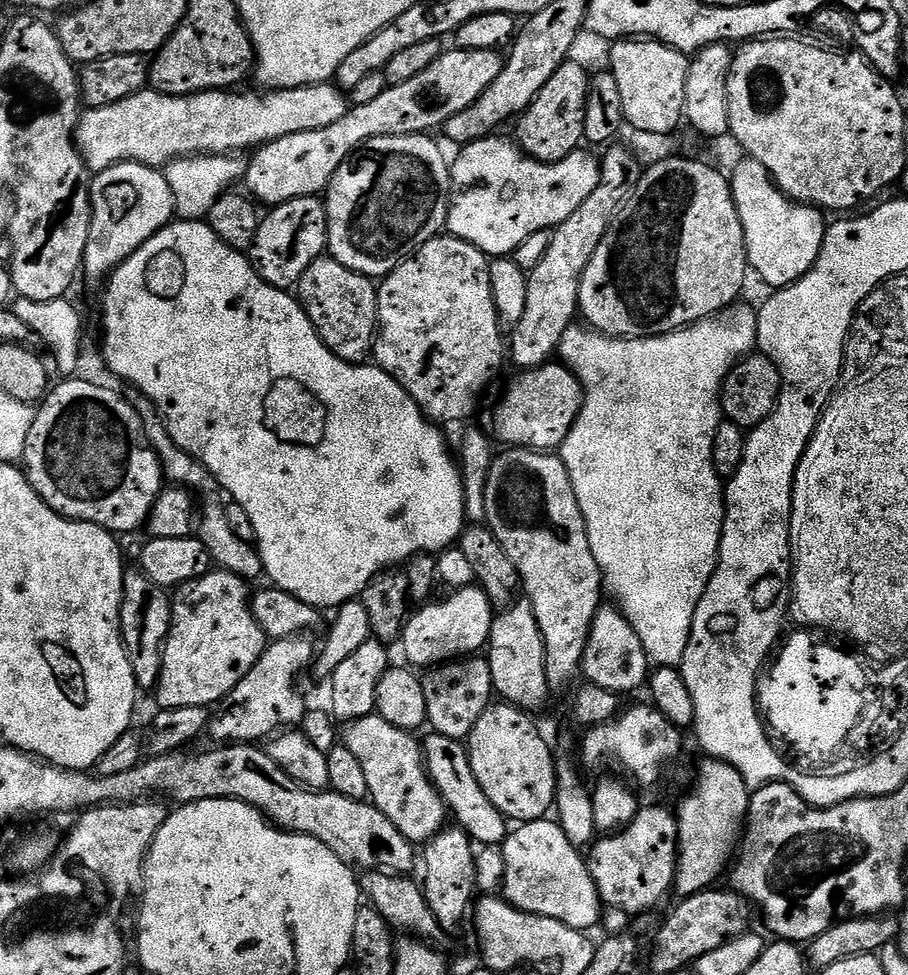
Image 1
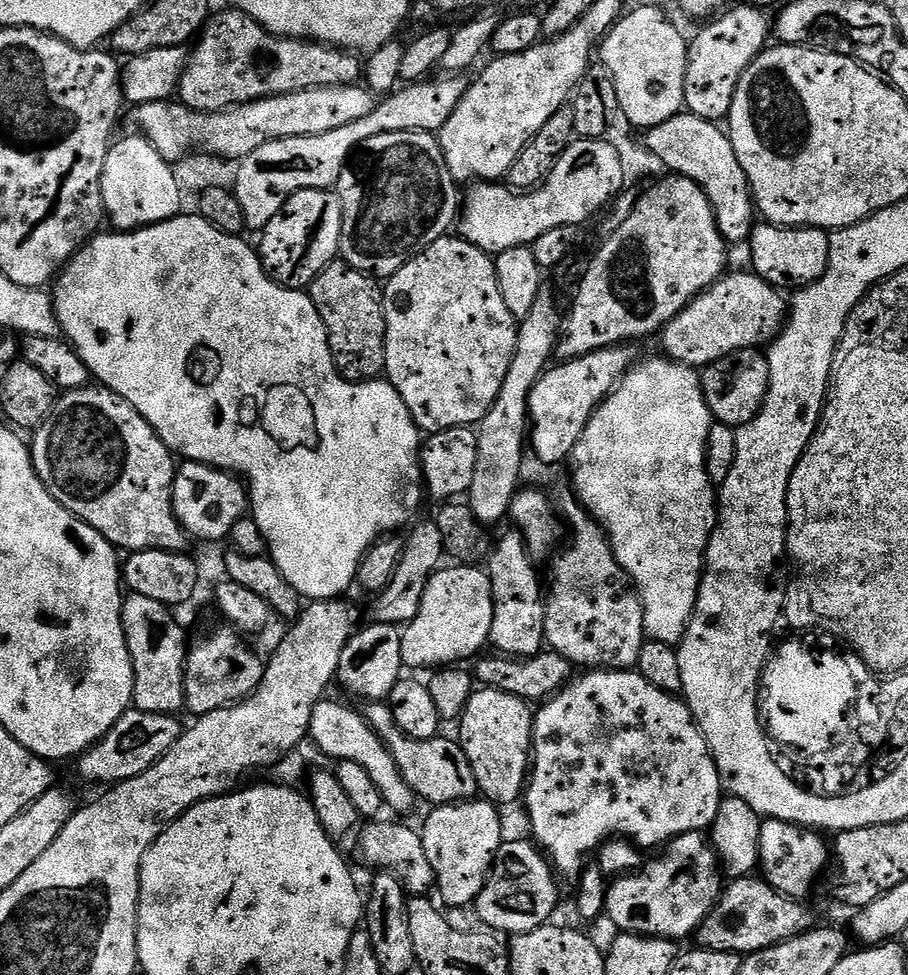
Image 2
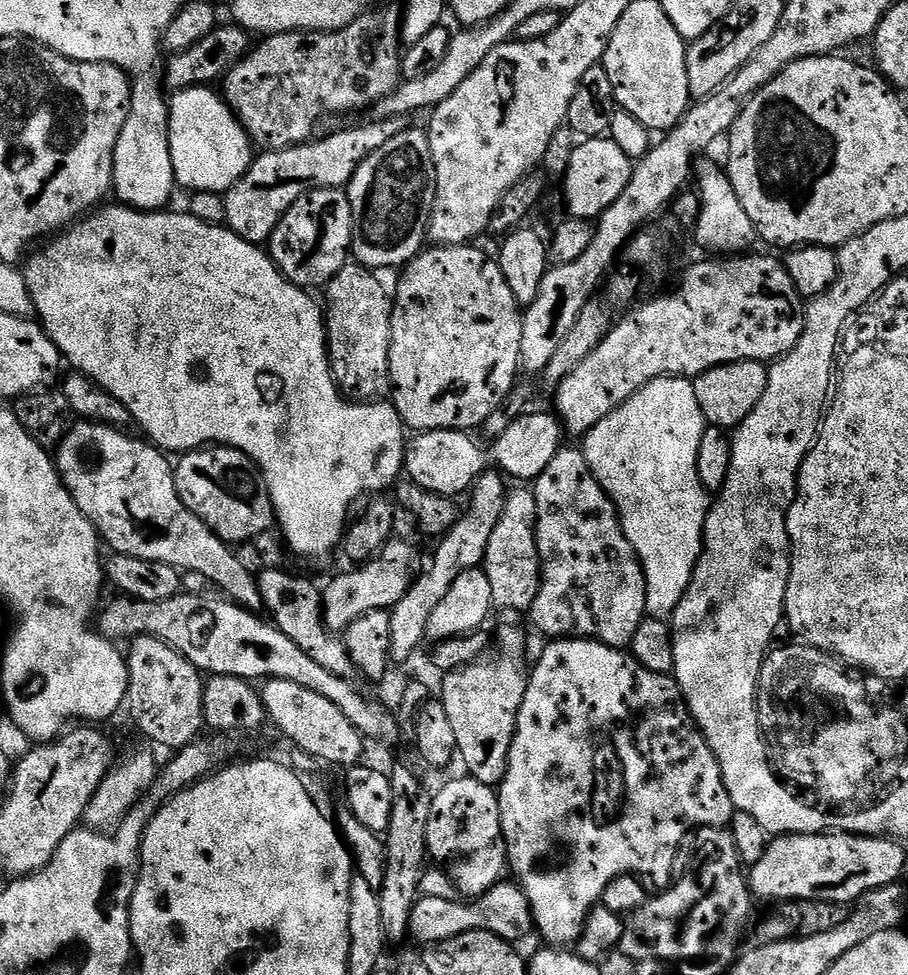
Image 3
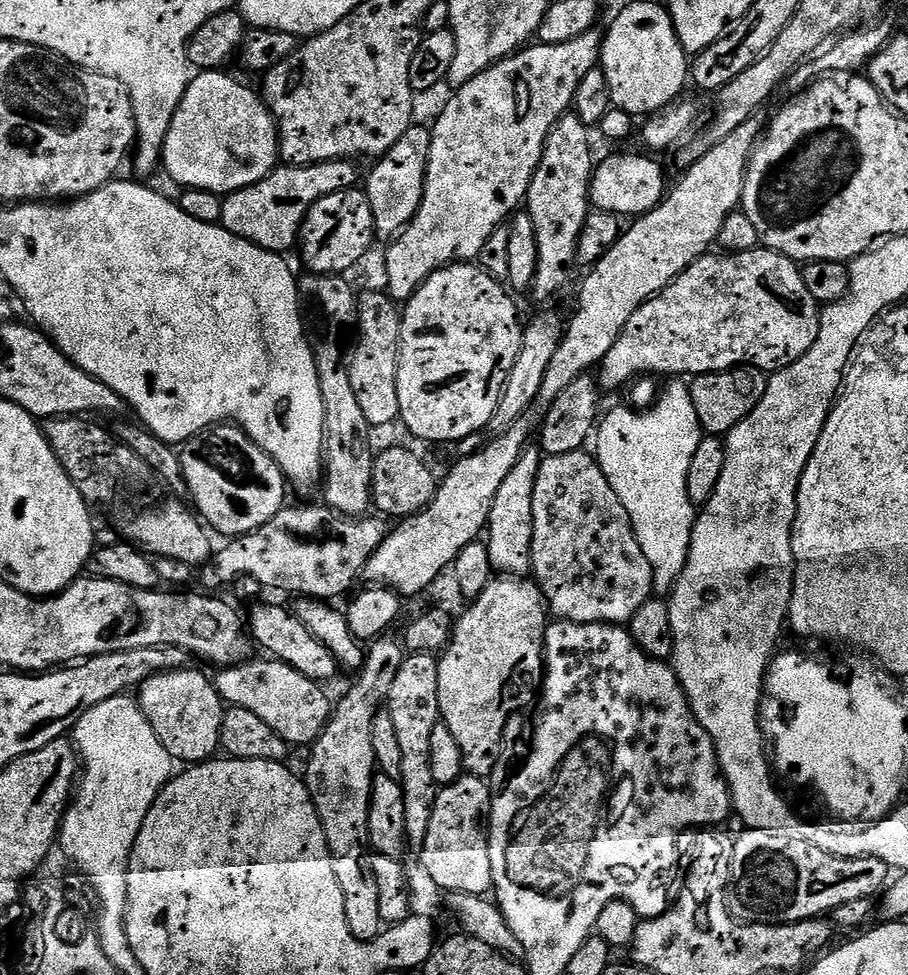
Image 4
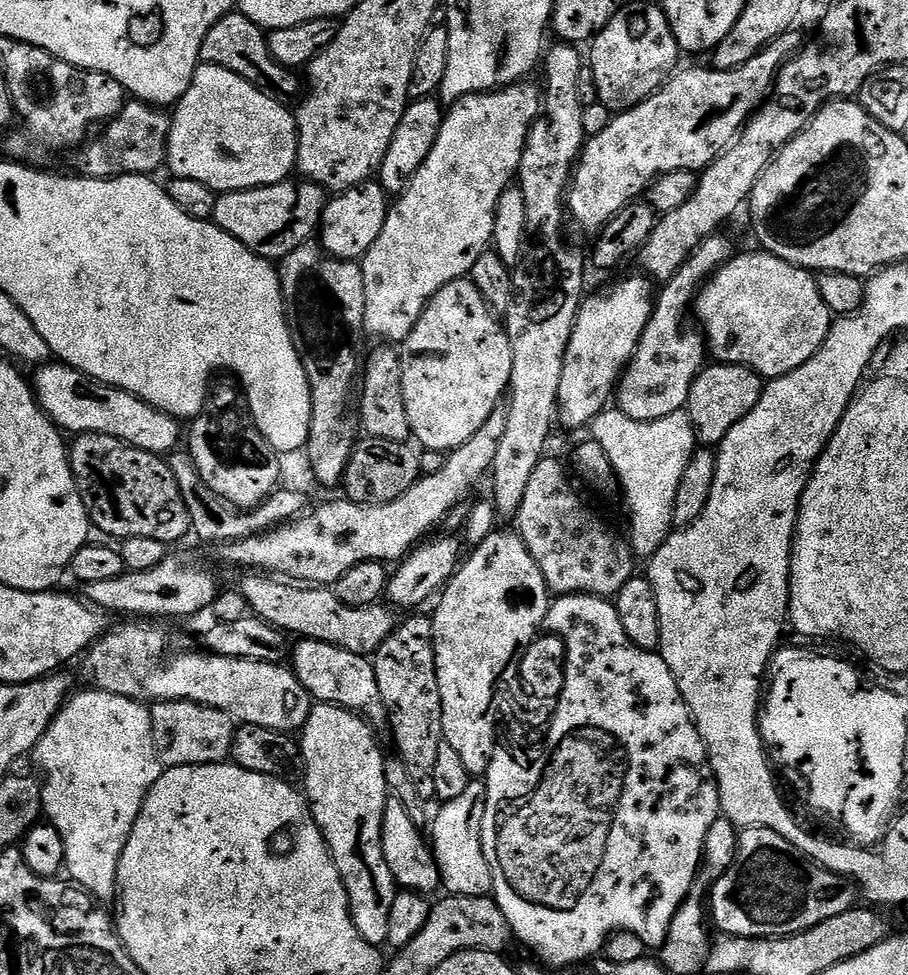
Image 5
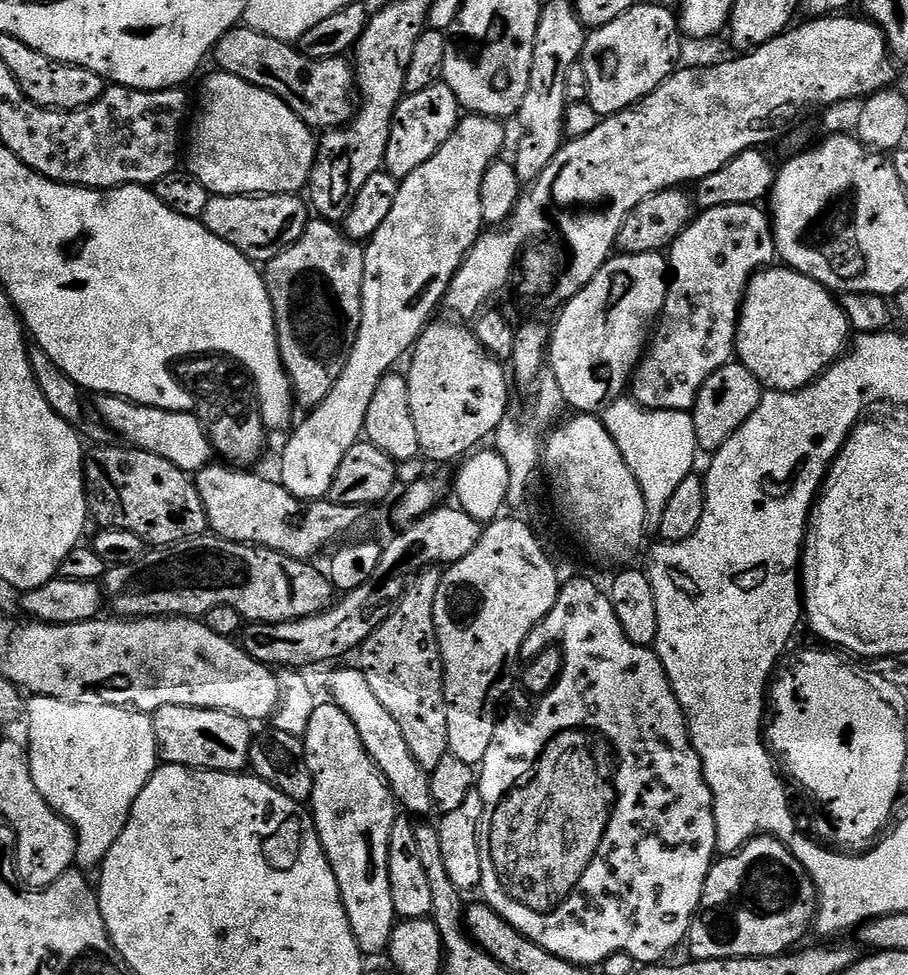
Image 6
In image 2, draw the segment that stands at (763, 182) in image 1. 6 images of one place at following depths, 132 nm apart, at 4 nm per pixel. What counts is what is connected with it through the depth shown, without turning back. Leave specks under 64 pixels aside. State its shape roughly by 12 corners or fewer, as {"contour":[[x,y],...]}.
{"contour":[[757,223],[751,271],[781,290],[818,282],[829,233]]}

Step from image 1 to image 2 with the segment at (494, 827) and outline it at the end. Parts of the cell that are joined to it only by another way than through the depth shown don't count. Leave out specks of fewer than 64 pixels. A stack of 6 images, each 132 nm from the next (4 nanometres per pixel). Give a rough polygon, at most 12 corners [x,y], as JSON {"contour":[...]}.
{"contour":[[387,703],[360,716],[421,801],[477,795],[470,758],[444,734],[409,740]]}

